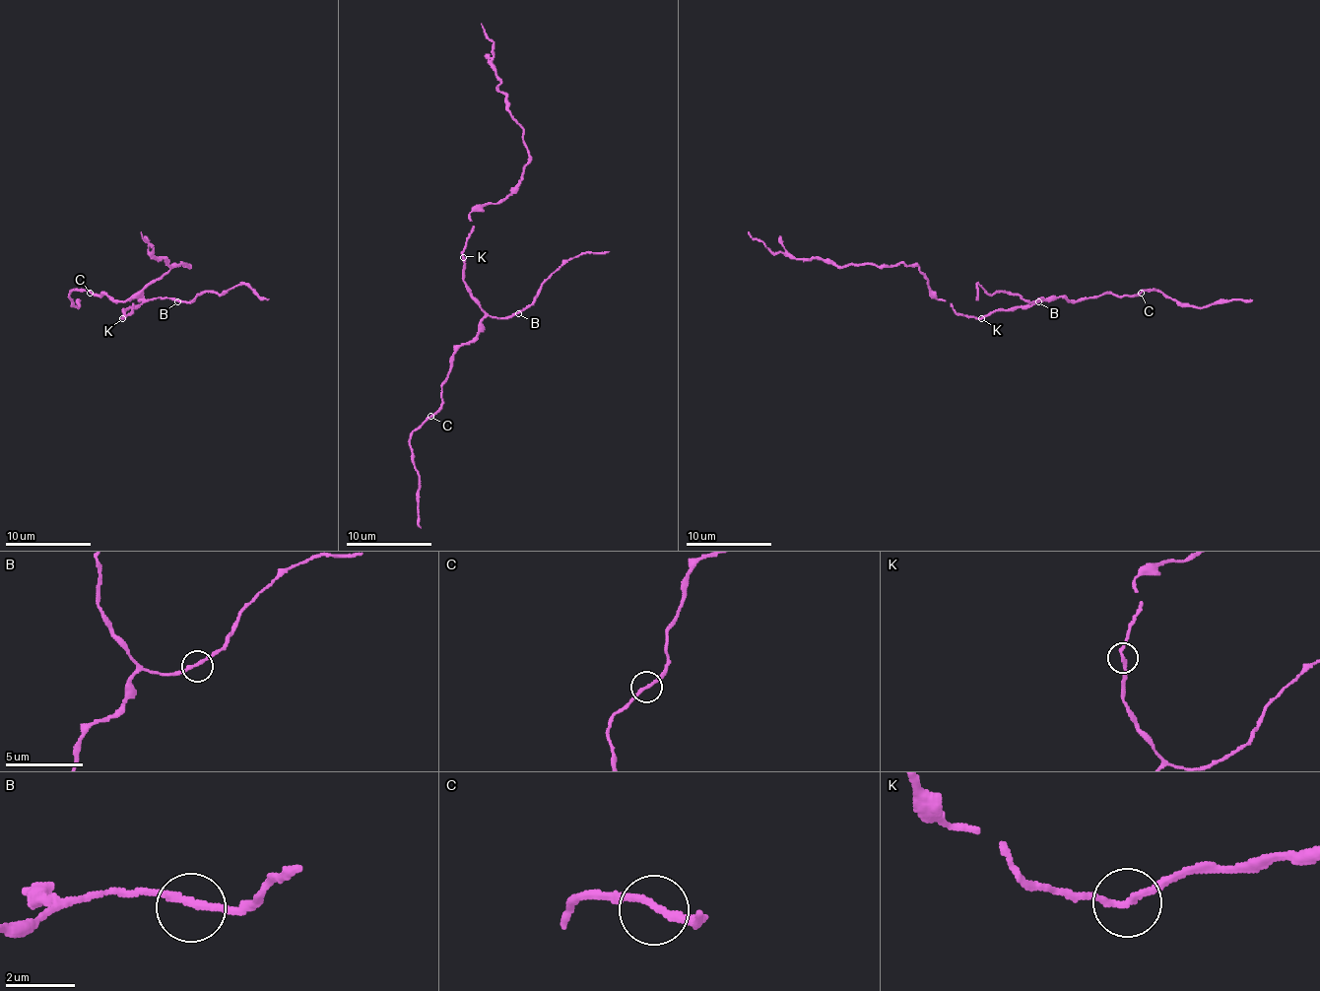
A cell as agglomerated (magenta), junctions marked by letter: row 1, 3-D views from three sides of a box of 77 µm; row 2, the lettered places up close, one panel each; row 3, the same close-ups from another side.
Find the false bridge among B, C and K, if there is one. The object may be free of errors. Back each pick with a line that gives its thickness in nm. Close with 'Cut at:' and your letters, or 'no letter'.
Cut at: no letter

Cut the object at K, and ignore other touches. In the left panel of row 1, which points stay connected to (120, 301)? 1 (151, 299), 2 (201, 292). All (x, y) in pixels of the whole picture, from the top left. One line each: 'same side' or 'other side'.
1: same side
2: same side

